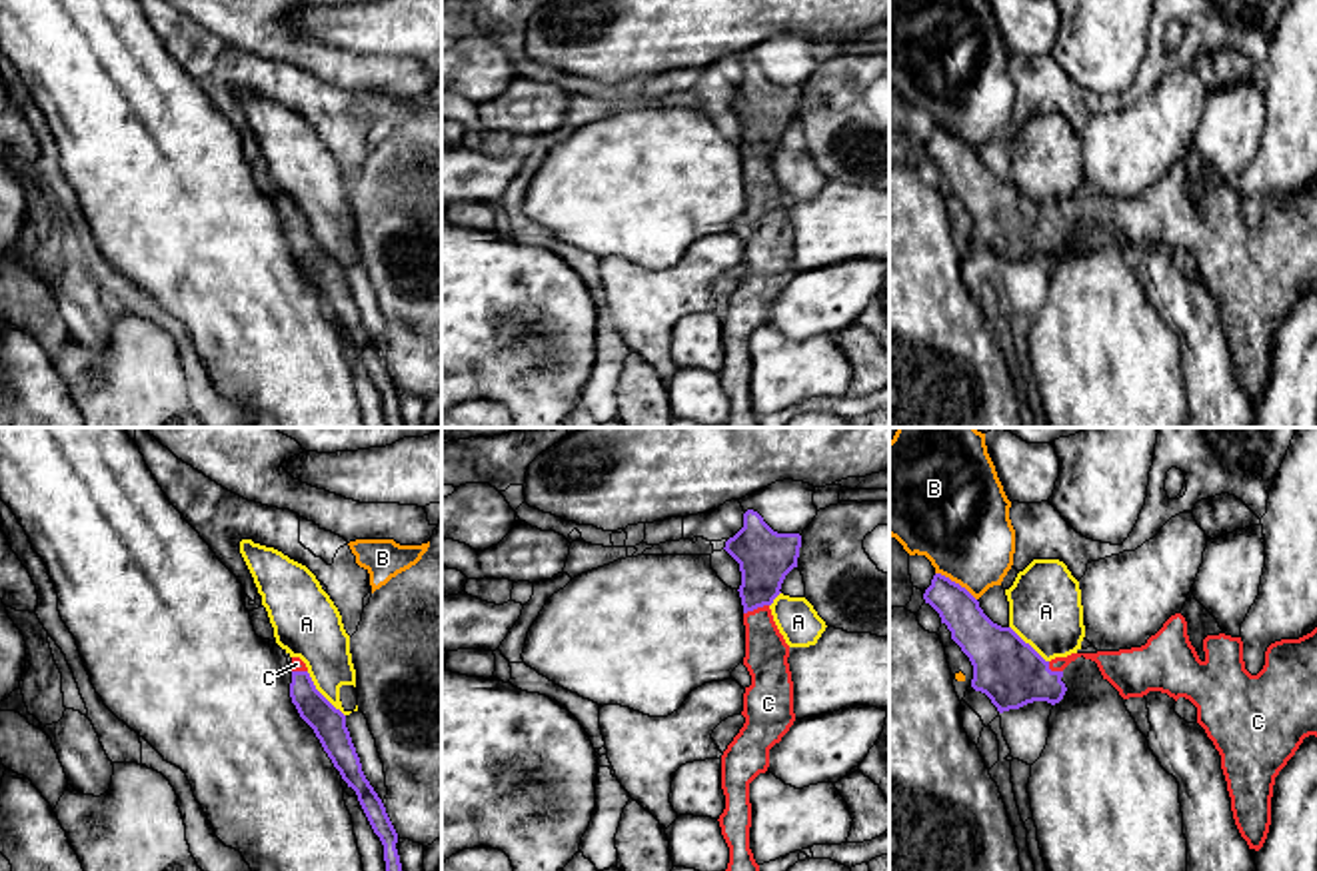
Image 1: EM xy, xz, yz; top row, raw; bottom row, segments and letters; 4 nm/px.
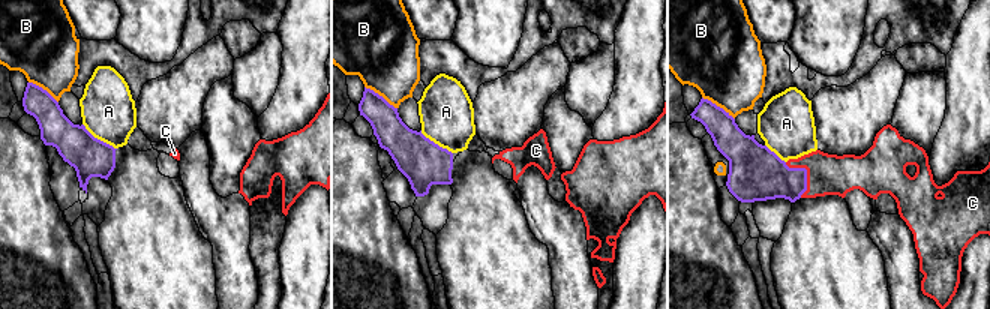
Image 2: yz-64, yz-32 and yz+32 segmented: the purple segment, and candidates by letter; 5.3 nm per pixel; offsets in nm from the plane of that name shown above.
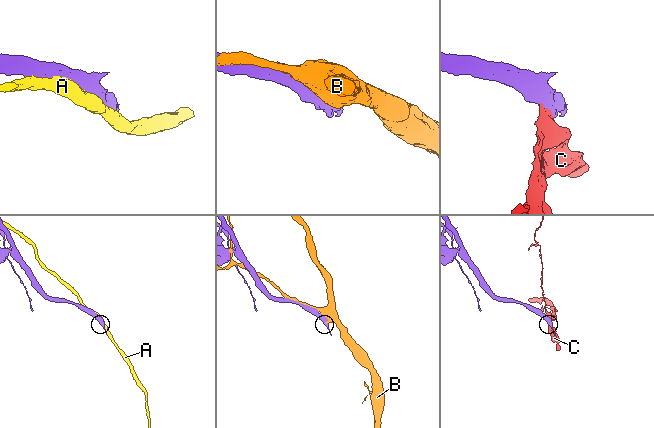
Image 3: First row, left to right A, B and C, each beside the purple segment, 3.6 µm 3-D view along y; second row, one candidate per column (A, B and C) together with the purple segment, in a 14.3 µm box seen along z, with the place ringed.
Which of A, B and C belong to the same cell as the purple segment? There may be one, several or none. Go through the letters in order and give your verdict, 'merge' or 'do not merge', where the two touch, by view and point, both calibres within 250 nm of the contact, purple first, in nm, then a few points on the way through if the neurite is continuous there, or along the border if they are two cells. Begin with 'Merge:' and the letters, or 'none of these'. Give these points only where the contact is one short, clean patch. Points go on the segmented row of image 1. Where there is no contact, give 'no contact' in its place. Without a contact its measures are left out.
Merge: C
A: do not merge; meets purple in xy at (320, 694); 140 nm thick on the purple side, 240 nm on the other
B: do not merge; meets purple in yz at (954, 582); 170 nm thick on the purple side, 400 nm on the other
C: merge; meets purple in xz at (756, 608); 220 nm thick on the purple side, 180 nm on the other

